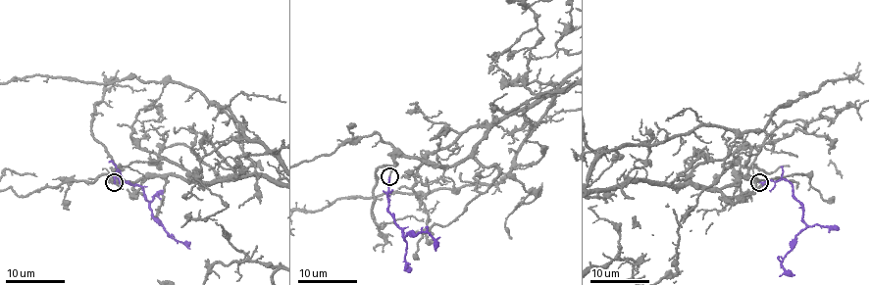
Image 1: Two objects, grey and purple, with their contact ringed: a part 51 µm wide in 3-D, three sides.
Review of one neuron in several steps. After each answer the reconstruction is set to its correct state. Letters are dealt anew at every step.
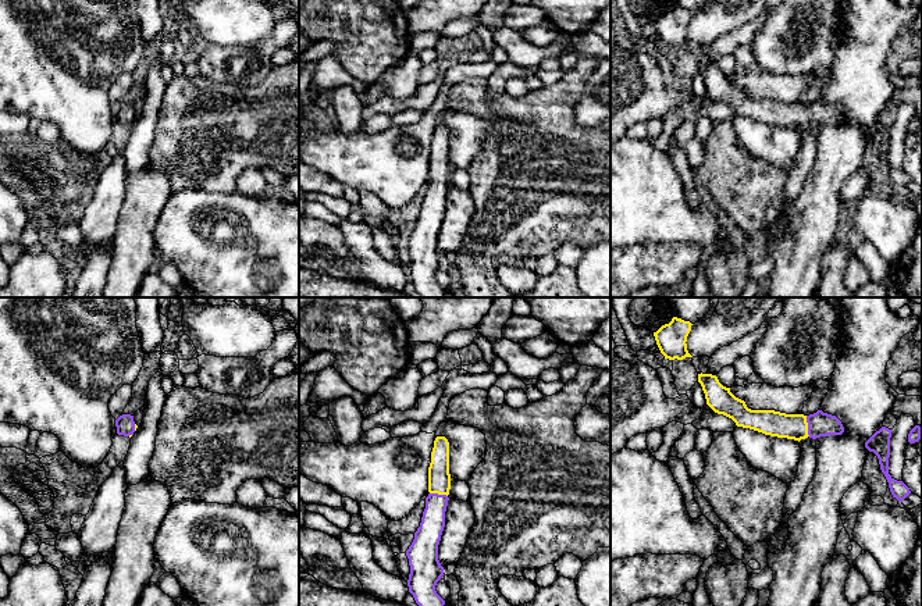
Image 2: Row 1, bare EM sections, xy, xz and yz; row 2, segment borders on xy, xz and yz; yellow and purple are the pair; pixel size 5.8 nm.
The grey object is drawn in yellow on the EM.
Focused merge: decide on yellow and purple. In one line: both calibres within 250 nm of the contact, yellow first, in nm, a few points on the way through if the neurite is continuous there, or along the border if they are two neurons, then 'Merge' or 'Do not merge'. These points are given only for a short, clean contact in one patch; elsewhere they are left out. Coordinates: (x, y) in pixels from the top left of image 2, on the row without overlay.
Thickness 150 nm (yellow) against 140 nm. Path across: yz (772, 111), (807, 114), (819, 113). Merge

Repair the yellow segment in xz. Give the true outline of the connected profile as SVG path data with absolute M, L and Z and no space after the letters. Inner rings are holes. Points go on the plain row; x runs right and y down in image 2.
M437 125L428 156L430 182L426 186L420 215L406 239L410 254L407 275L420 297L442 297L445 293L435 274L444 264L444 256L438 249L438 234L445 215L449 178L449 131L445 125Z

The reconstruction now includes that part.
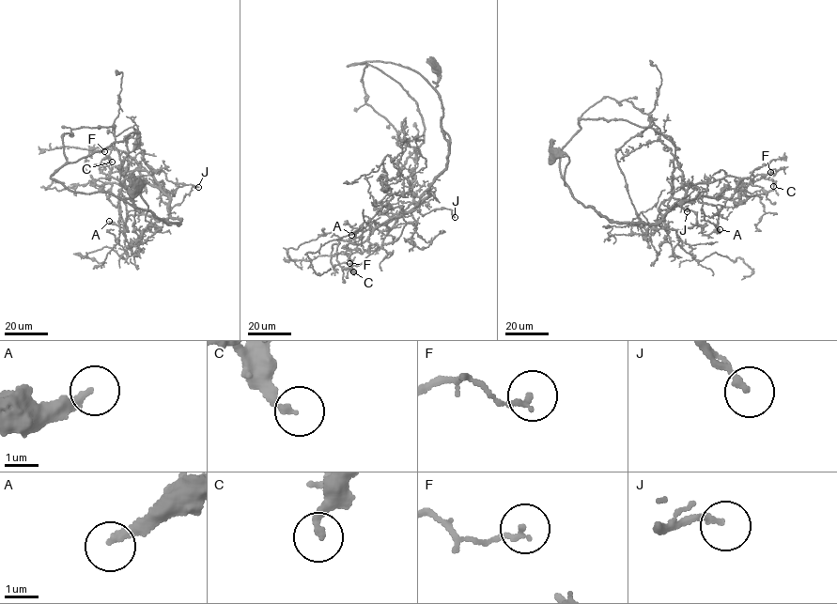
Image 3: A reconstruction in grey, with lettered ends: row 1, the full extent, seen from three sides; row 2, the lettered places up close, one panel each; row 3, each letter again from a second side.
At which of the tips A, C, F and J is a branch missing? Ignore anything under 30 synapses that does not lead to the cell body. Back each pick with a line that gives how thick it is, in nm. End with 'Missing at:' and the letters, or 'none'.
A: calibre 220 nm
Missing at: A

